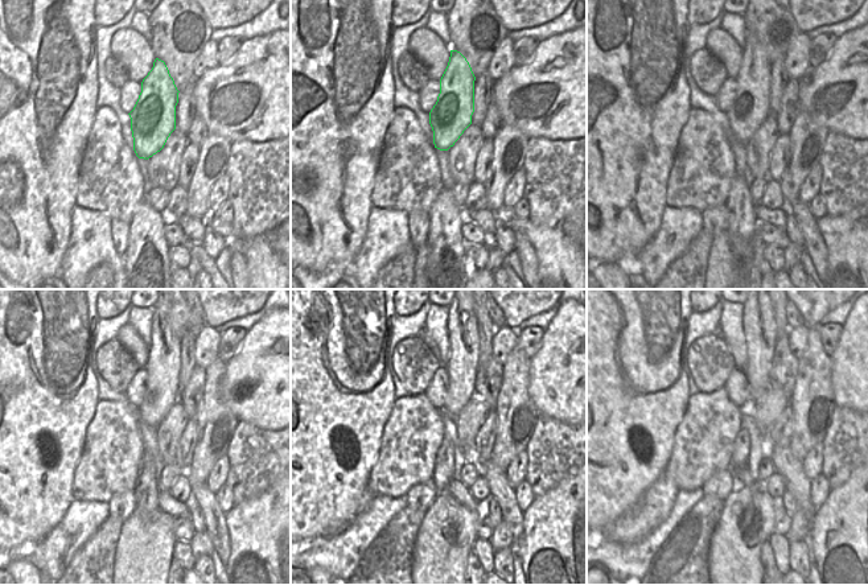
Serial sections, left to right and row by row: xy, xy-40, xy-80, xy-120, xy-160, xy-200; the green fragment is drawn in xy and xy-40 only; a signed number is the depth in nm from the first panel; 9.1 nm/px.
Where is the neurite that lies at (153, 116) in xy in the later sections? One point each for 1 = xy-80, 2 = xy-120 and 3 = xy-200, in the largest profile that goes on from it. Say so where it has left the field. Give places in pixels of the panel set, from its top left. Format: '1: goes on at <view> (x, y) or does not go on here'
1: goes on at xy-80 (752, 104)
2: goes on at xy-120 (163, 366)
3: goes on at xy-200 (760, 326)

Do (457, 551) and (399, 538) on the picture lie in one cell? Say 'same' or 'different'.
different

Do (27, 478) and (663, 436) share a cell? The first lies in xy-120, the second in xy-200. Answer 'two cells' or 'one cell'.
one cell

